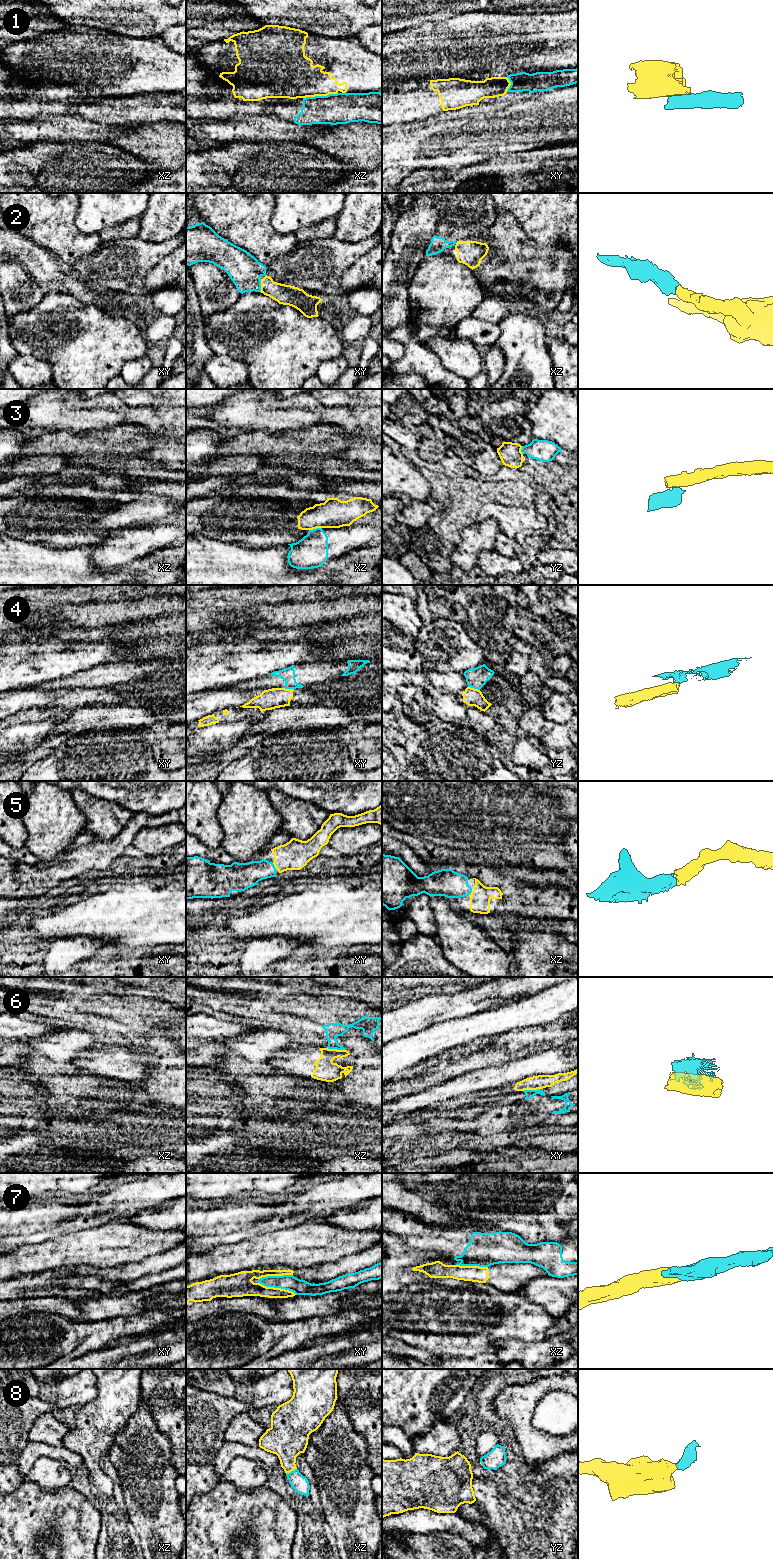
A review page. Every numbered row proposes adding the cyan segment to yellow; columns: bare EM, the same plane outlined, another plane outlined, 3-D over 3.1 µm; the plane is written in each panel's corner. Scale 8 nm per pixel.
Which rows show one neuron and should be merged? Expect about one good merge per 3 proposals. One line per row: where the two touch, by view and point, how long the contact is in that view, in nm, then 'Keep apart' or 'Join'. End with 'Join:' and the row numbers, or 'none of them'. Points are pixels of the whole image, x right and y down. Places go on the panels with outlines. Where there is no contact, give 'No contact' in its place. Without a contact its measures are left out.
1: Touches yellow at xz (320, 95). Shared border 280 nm. Keep apart
2: Touches yellow at xy (261, 286). Shared border 100 nm. Join
3: Touches yellow at xz (315, 528). Shared border 110 nm. Keep apart
4: Touches yellow at xy (288, 689). Shared border 100 nm. Keep apart
5: Touches yellow at xy (274, 865). Shared border 60 nm. Join
6: Touches yellow at xz (336, 1049). Shared border 160 nm. Keep apart
7: Touches yellow at xy (277, 1288). Shared border 320 nm. Keep apart
8: Touches yellow at xz (291, 1470). Shared border 100 nm. Join
Join: 2, 5, 8

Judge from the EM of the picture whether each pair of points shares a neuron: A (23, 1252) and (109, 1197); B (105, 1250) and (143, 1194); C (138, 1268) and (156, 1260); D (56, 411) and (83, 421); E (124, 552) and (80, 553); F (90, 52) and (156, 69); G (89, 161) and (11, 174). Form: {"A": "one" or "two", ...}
{"A": "two", "B": "two", "C": "one", "D": "one", "E": "two", "F": "one", "G": "one"}

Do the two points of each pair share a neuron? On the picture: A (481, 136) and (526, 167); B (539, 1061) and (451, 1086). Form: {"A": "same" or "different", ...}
{"A": "different", "B": "same"}

